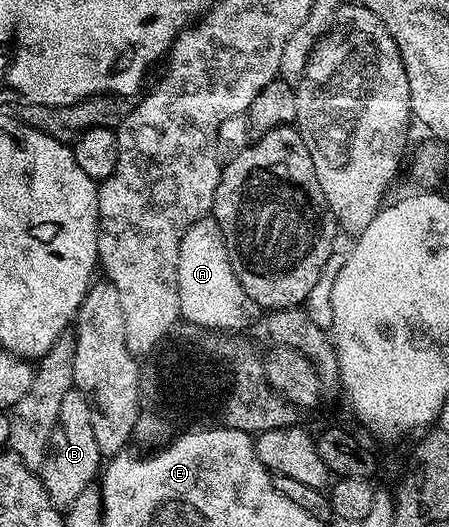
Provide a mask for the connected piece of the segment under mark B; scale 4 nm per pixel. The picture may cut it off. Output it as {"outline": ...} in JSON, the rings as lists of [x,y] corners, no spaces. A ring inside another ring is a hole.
{"outline":[[[81,391],[66,393],[58,409],[58,421],[54,425],[52,439],[48,443],[48,456],[38,474],[44,480],[44,488],[54,506],[67,509],[82,489],[93,486],[102,471],[102,456],[98,441],[94,438],[92,404]],[[101,462],[101,463],[100,463]]]}

